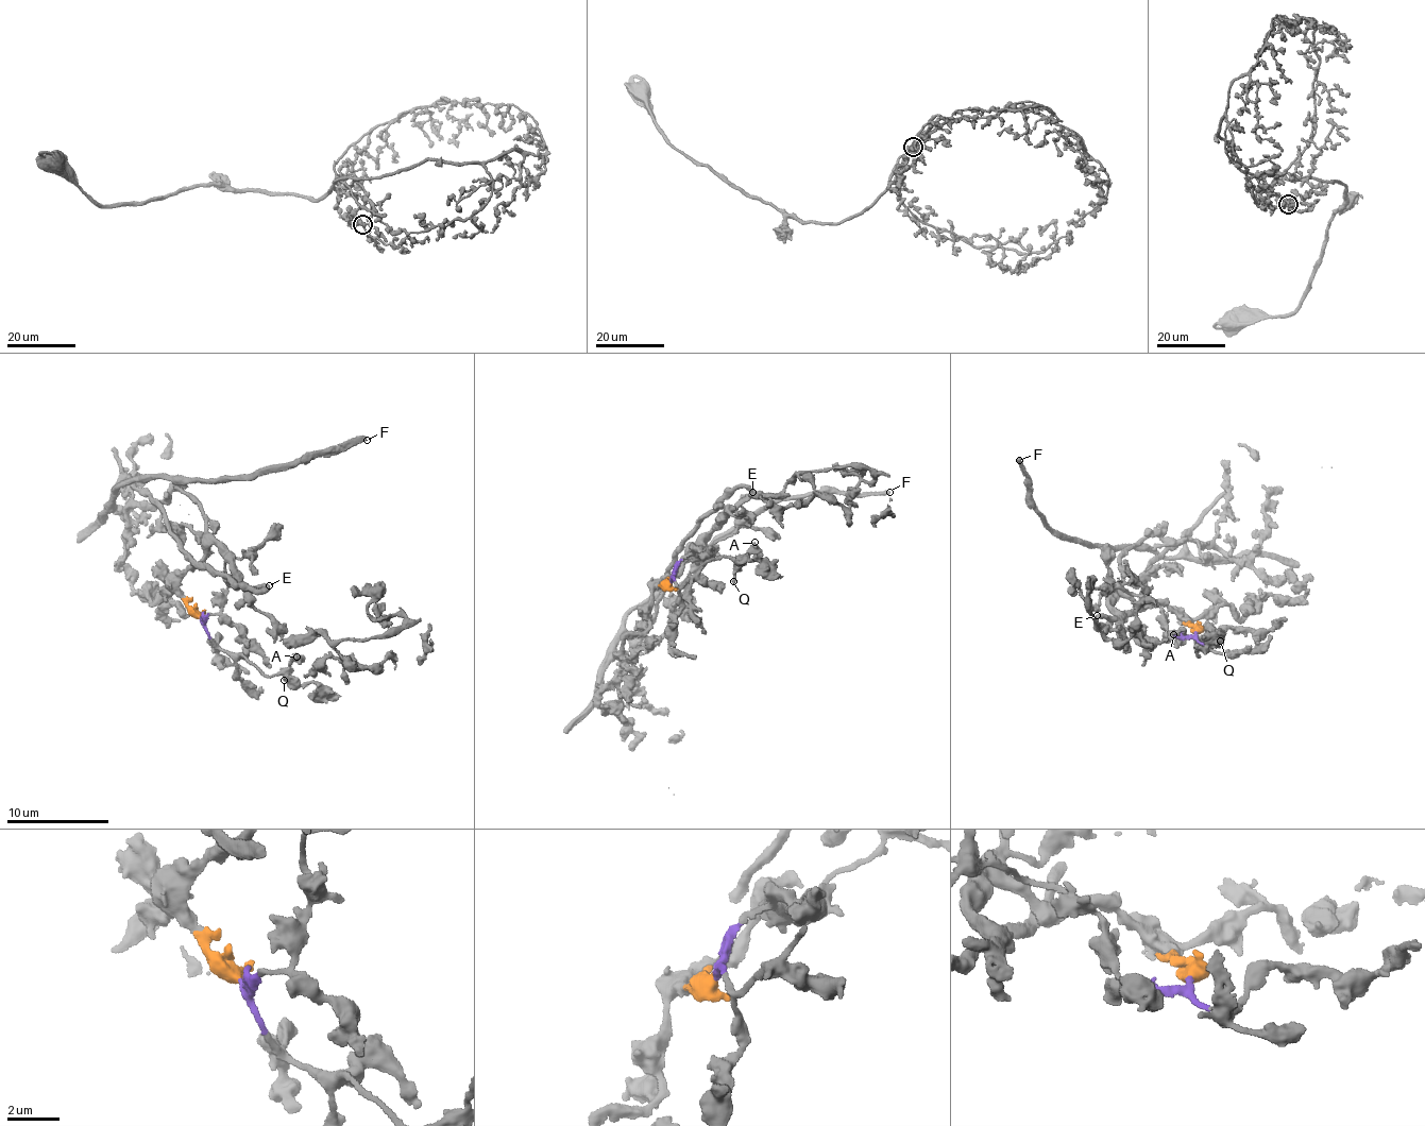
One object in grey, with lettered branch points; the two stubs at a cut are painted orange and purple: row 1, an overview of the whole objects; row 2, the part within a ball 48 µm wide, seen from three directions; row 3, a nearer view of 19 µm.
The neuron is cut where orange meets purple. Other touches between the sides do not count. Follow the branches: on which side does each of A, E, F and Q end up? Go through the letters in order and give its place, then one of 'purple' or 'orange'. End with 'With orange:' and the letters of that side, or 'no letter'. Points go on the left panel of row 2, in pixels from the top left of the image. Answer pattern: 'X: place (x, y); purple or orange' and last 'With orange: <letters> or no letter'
A: place (297, 657); purple
E: place (269, 585); orange
F: place (367, 440); orange
Q: place (284, 680); purple
With orange: E, F

